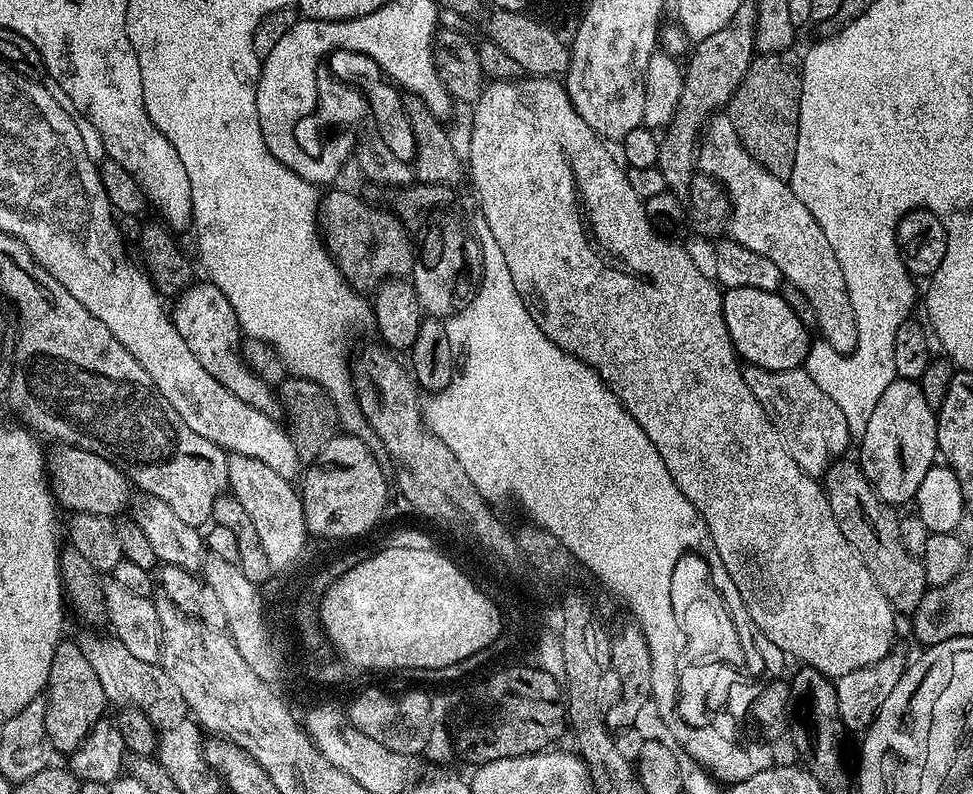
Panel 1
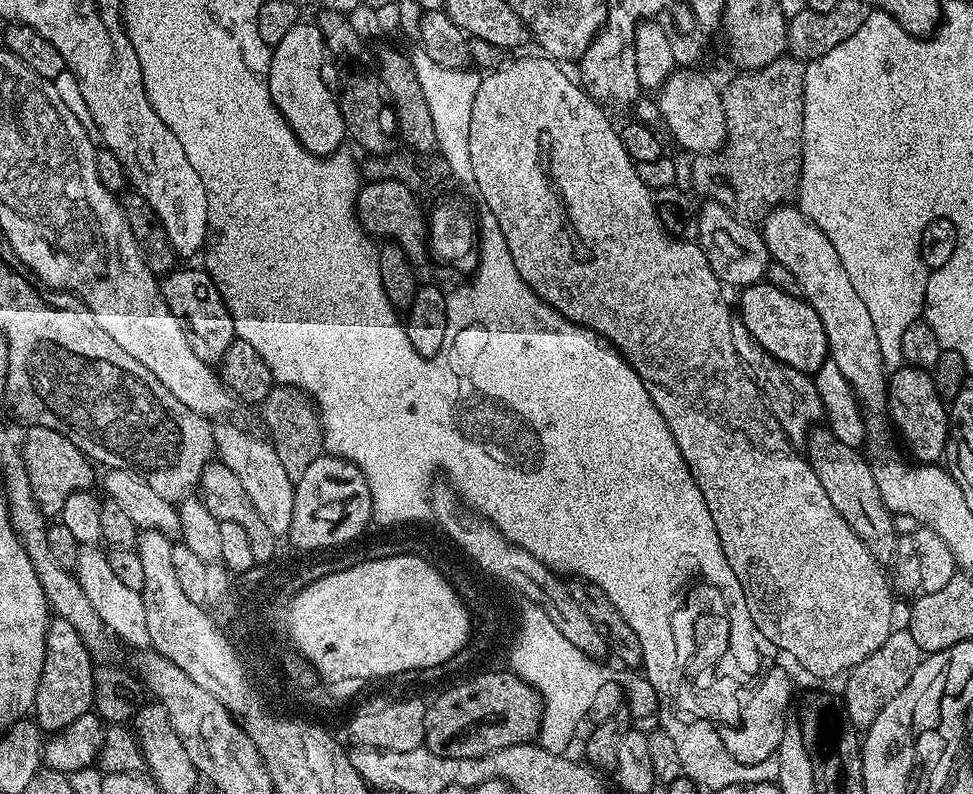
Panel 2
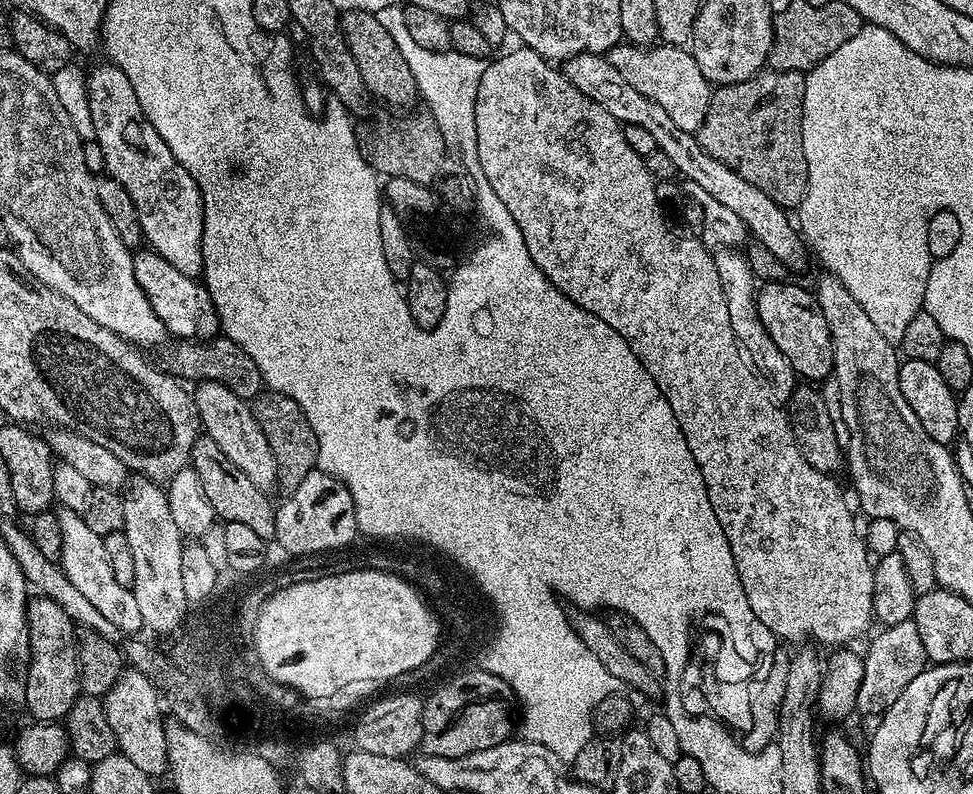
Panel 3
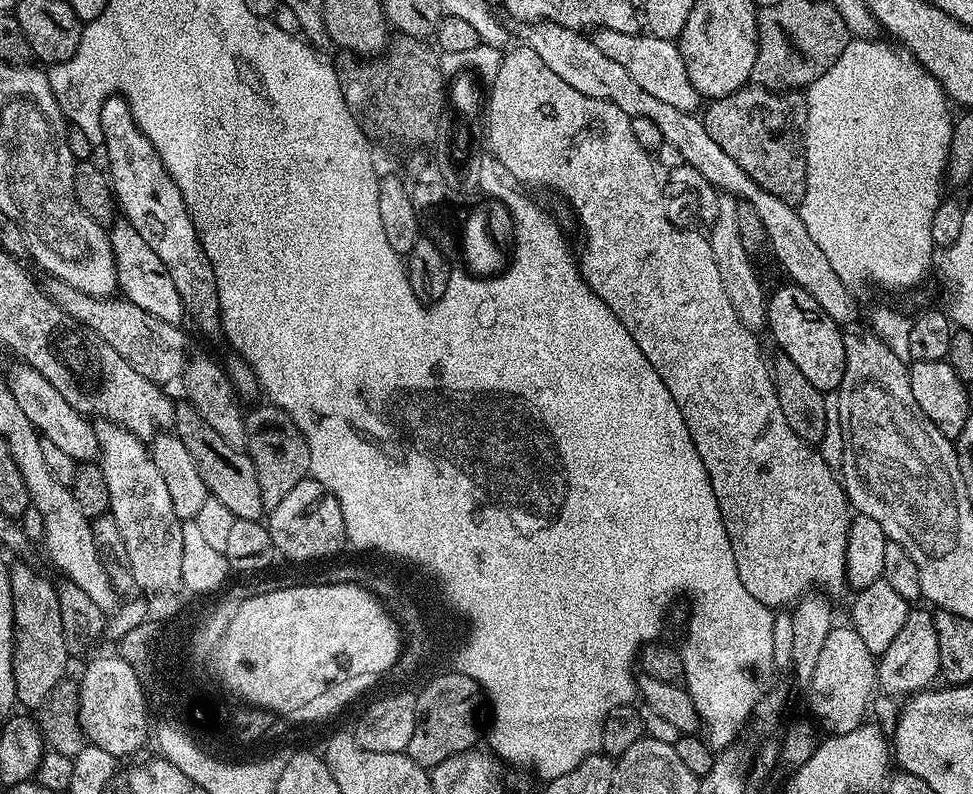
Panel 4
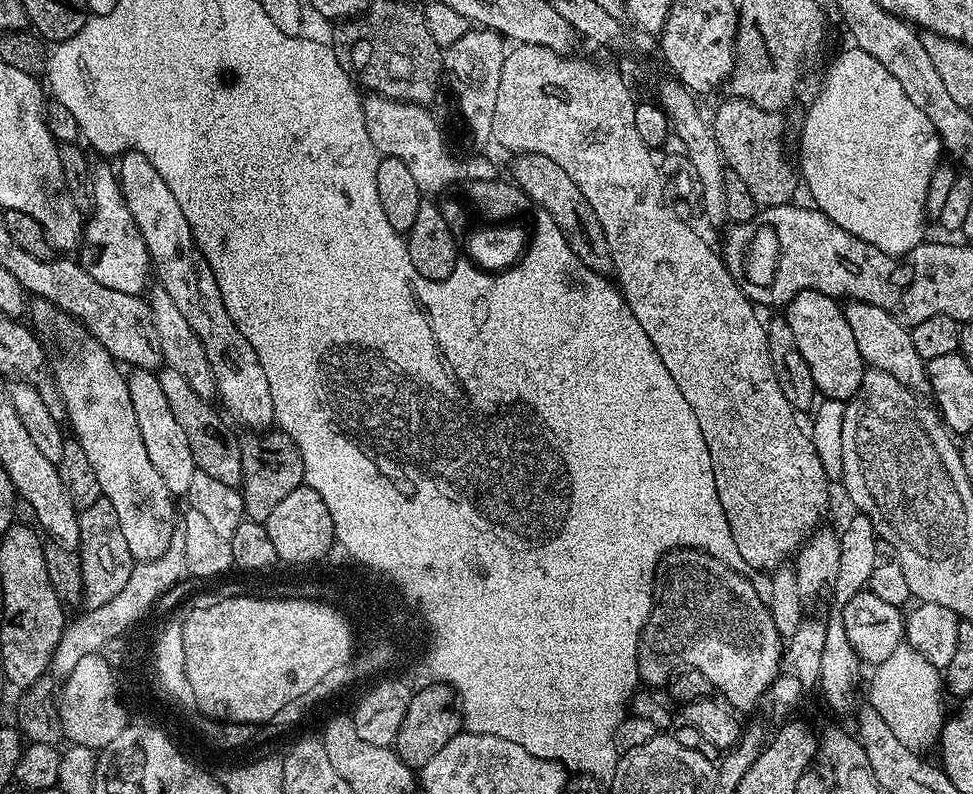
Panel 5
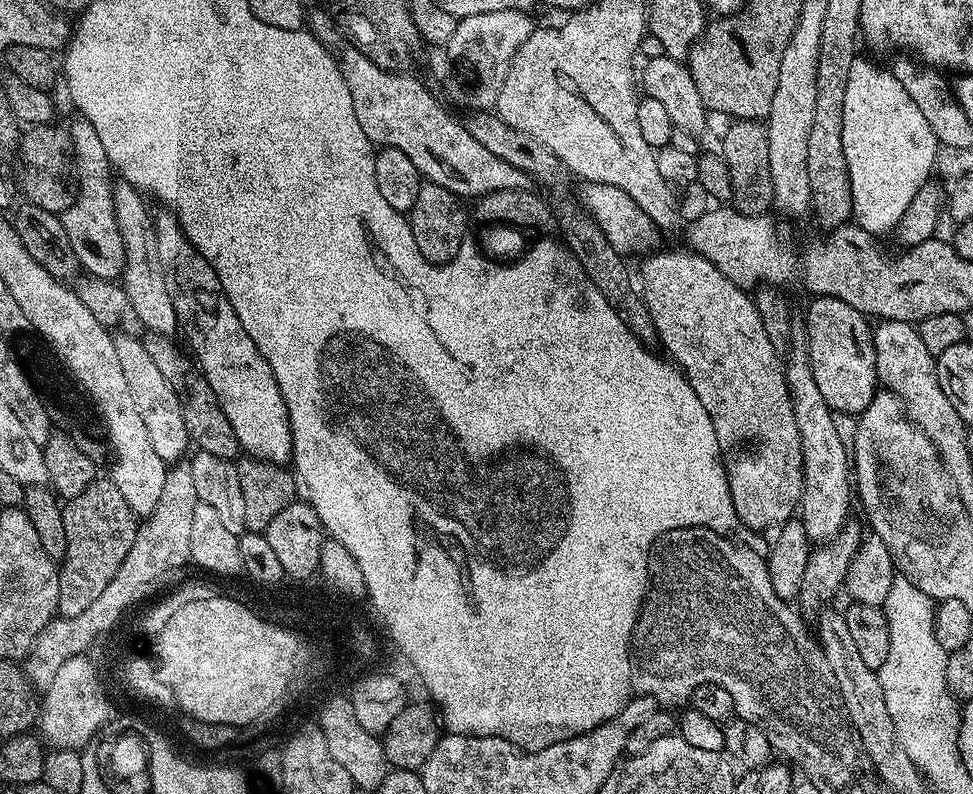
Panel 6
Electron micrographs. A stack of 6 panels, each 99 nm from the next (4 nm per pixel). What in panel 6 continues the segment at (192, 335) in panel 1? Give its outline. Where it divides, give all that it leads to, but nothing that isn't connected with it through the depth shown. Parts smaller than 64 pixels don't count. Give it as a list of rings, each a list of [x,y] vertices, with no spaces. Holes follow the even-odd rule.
[[[76,118],[68,128],[68,137],[72,139],[74,195],[72,205],[60,216],[60,224],[66,230],[70,246],[74,246],[81,269],[100,280],[115,281],[124,271],[124,247],[114,218],[114,169],[94,126],[90,126],[88,120]]]

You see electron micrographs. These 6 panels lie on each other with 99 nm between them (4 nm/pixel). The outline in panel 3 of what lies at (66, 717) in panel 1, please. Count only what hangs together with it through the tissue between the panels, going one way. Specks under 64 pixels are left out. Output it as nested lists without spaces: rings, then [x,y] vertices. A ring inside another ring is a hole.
[[[36,594],[28,601],[28,637],[32,659],[28,662],[28,685],[24,695],[26,712],[28,708],[31,719],[36,722],[63,721],[82,696],[77,625],[61,605]]]

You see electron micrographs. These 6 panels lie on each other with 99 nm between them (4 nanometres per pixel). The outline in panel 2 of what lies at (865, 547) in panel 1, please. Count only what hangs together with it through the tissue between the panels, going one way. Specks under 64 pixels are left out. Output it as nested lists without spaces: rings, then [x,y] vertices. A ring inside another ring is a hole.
[[[827,426],[813,427],[808,434],[807,448],[808,465],[812,467],[814,474],[818,474],[818,482],[822,482],[822,488],[826,490],[830,502],[834,502],[834,510],[838,510],[838,514],[842,514],[844,521],[862,538],[876,561],[891,561],[898,539],[897,533],[892,533],[894,516],[878,494],[871,463],[863,455],[860,457],[861,453],[857,449],[846,446],[846,442],[838,442],[832,429]]]

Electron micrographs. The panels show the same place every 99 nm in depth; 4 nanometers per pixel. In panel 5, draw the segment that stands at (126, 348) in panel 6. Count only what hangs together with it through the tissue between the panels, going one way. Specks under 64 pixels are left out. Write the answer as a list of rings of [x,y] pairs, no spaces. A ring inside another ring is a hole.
[[[132,368],[127,373],[126,379],[130,390],[130,402],[134,406],[134,418],[138,418],[138,430],[142,434],[142,442],[146,442],[146,454],[150,462],[154,462],[154,470],[162,474],[162,482],[166,482],[166,490],[171,492],[173,497],[183,497],[190,490],[190,482],[193,481],[197,466],[194,462],[194,454],[190,454],[186,434],[182,426],[178,426],[178,421],[174,419],[174,413],[170,410],[170,402],[166,402],[166,394],[162,394],[159,375],[146,368]]]

